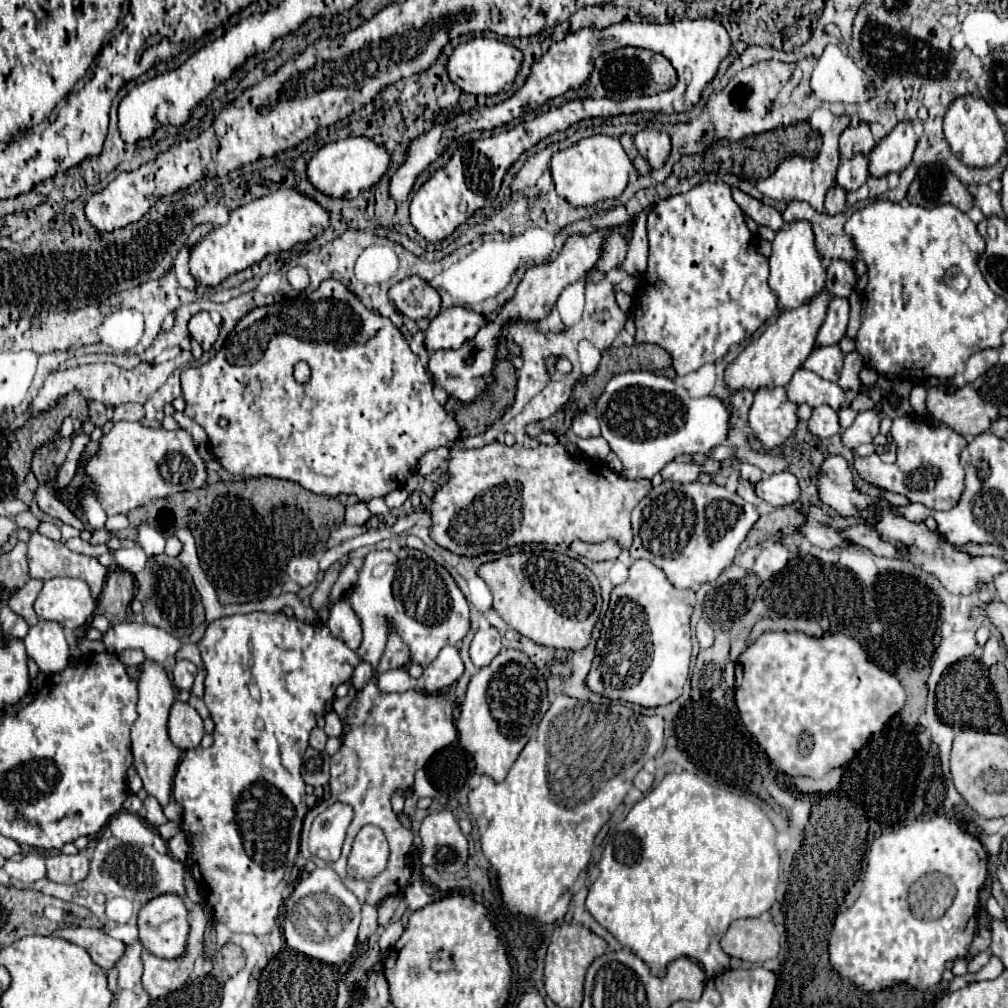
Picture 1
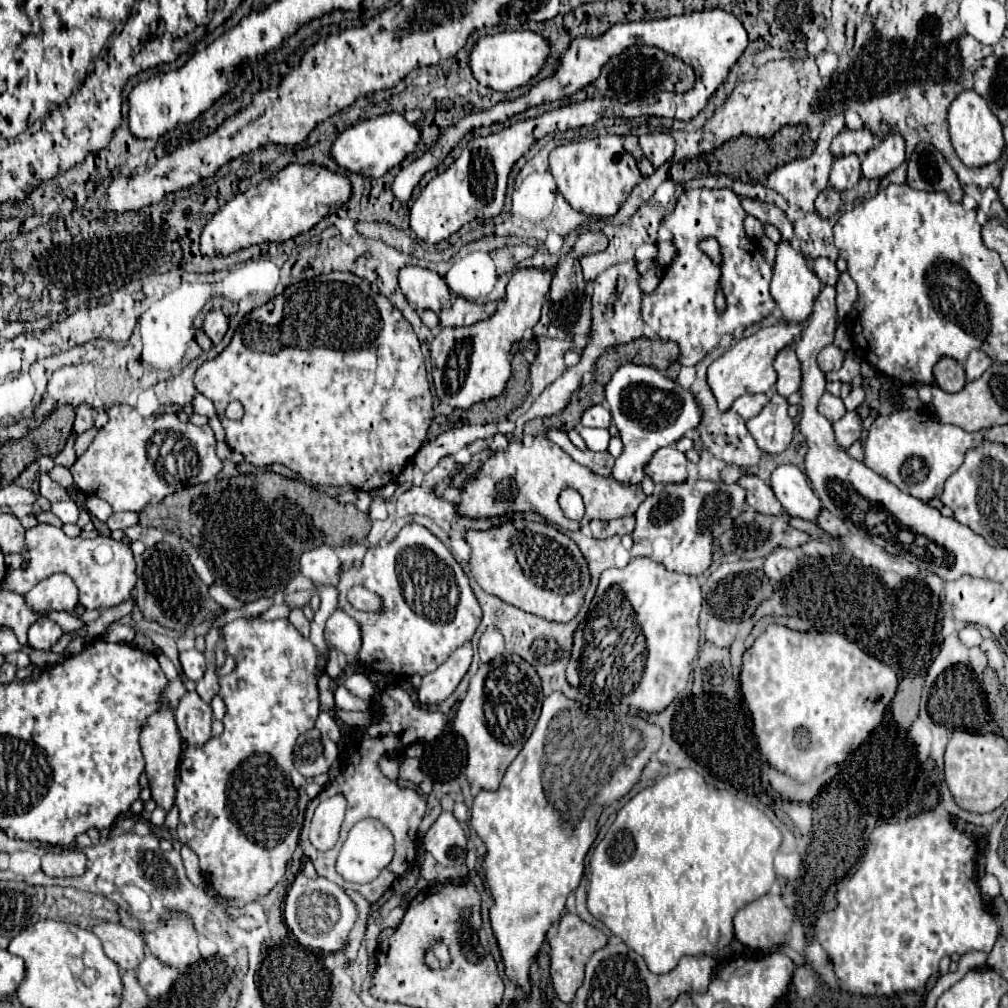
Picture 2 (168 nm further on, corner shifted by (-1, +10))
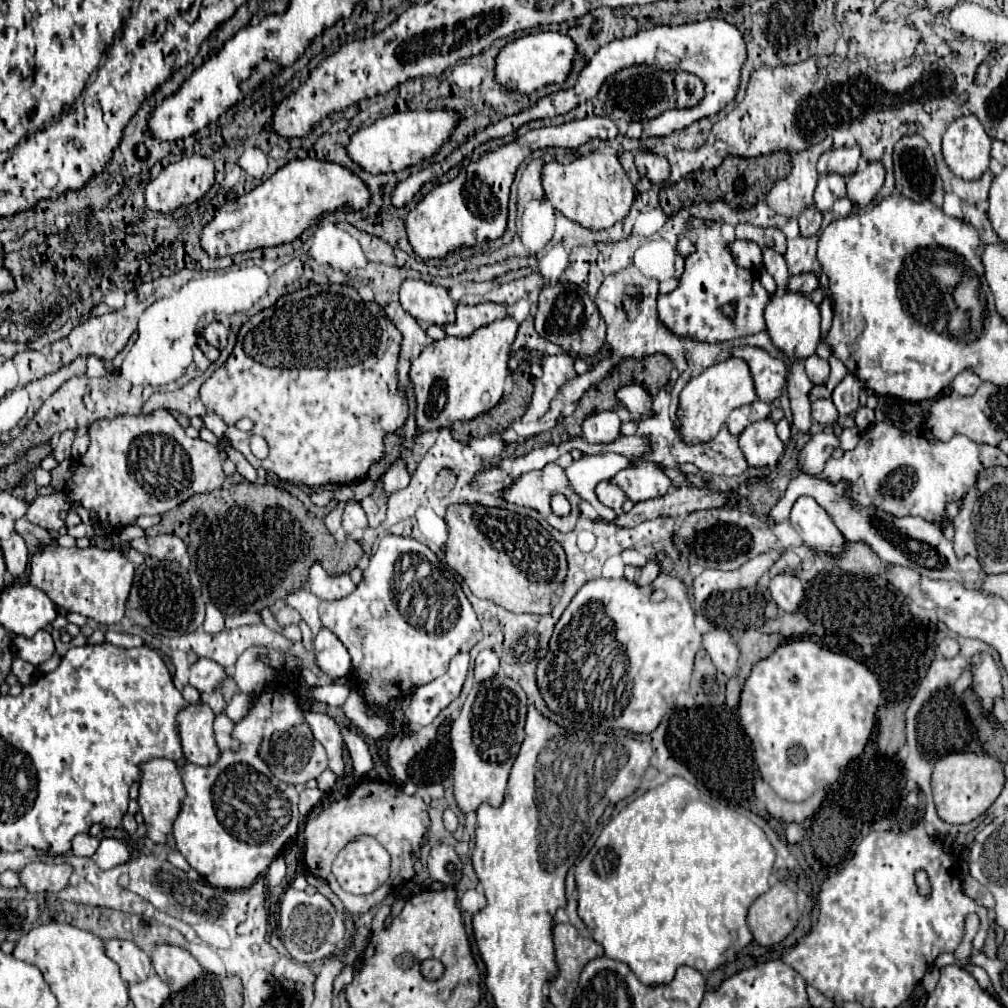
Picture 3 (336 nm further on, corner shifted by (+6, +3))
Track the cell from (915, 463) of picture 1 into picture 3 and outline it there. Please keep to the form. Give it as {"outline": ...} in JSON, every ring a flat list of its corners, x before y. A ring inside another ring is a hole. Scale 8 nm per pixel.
{"outline":[[877,422,869,430,861,432,861,440,855,450,845,452,843,458,839,458,839,460,831,458,825,464,825,470,821,474,829,480,849,480,851,496,859,504,885,508,887,512,893,512,895,516,911,514,911,516,923,516,929,522,941,522,945,504,961,498,969,488,973,488,973,484,977,480,977,472,981,468,983,466,979,460,979,446,977,446,977,442,969,440,967,436,955,436,949,442,941,442,925,428,909,432,909,430,901,430,887,422]]}

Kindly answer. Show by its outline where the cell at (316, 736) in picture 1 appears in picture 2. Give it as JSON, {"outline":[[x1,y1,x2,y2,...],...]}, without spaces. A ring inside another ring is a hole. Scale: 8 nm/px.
{"outline":[[322,711,318,715,318,719,316,719,316,727,320,729,320,733,324,733,326,737,330,737,334,743,340,743,342,733,340,733,340,727,338,727,338,723,336,723,336,719,334,719,332,713]]}

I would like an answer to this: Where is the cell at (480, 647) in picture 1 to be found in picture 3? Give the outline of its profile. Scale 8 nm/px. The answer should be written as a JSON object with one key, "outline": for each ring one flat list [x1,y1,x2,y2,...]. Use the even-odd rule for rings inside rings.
{"outline":[[485,648,479,652,477,660,475,660,475,678,477,680,485,680,485,678,493,678,499,670,499,658,491,648]]}

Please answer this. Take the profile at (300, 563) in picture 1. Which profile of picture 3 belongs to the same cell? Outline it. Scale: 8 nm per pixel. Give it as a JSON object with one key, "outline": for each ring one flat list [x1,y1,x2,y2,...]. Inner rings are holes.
{"outline":[[313,562,307,574,305,588,309,588,321,600,337,600,353,592,355,584,351,582,349,574,329,574,321,562]]}

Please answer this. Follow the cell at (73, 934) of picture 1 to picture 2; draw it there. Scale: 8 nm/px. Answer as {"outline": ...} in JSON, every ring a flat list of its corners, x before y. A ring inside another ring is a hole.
{"outline":[[102,923,92,927,92,931,100,937,104,953,116,961,122,971,136,969,144,959,146,945,140,933,116,923]]}

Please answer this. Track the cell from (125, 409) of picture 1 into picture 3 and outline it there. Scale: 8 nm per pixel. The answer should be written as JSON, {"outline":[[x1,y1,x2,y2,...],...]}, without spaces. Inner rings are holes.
{"outline":[[81,426,77,428,77,438,73,442,73,460,77,460,79,456,83,456,89,448,89,428]]}

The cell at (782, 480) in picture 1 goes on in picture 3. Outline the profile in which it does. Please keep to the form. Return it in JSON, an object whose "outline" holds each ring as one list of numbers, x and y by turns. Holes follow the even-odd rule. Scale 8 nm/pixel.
{"outline":[[809,496,797,498,791,508,791,526,801,534,803,544,815,550,837,554,843,550,845,538,829,520,827,512]]}

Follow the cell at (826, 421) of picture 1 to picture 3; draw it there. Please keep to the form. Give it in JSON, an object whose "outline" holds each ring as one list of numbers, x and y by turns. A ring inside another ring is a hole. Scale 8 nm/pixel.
{"outline":[[815,400,811,414,813,414,813,420,823,426,831,426,837,420,837,408,831,400]]}

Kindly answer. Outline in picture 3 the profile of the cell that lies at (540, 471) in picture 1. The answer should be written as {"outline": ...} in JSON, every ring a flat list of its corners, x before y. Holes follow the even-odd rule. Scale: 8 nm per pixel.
{"outline":[[547,464,543,470,537,470,537,472,527,472,527,474,521,474,511,486,507,486,503,490,503,500,509,502,509,504,517,504,517,506,523,506,523,508,533,508,537,510,553,528,557,528,559,532,571,532,575,528,575,522,579,518,579,506,581,506,581,498,579,494,573,492,567,476,565,476,565,470,557,464],[555,492,563,492,563,494,569,494,569,502,571,502,571,514,567,518,557,518,553,512,551,512,551,506,549,506,549,500]]}

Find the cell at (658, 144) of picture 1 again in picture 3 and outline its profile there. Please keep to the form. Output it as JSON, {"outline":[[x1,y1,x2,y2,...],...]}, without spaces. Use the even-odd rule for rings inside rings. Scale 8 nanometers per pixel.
{"outline":[[637,152,635,166,641,176,647,176,651,182,663,182,669,176,669,162,665,156,653,152]]}

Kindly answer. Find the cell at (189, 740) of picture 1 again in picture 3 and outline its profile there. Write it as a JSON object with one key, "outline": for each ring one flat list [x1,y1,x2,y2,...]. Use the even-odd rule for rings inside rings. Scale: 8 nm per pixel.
{"outline":[[187,704,177,714,177,732,189,762,209,766,217,762,219,748,213,738,213,710,207,704]]}

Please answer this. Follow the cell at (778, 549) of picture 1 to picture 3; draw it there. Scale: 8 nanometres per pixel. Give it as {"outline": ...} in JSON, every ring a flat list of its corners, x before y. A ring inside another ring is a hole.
{"outline":[[781,572,771,578,769,592,781,610,795,612,803,600,803,582,789,572]]}

